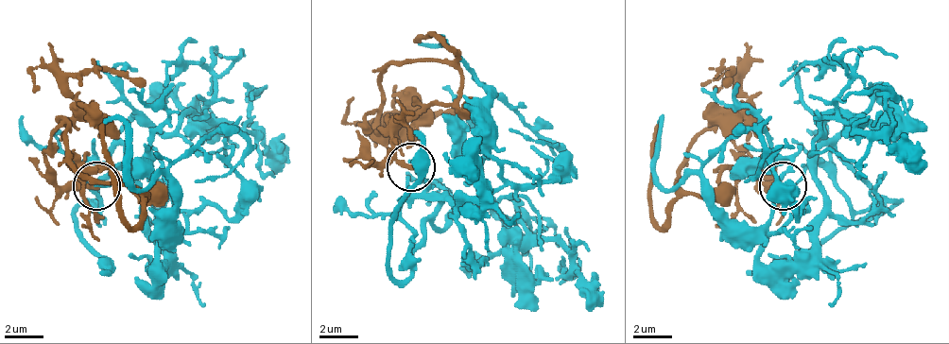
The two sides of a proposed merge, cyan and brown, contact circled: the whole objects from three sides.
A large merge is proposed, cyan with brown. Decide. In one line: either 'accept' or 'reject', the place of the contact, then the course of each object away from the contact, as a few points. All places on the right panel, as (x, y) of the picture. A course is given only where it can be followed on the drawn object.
accept | (783, 186) | cyan via (782, 184), (810, 170), (824, 195), (819, 237), (762, 266), (695, 175), (666, 190), (657, 180), (657, 122) | brown via (782, 184), (724, 170), (714, 199), (685, 195), (657, 223), (651, 214), (657, 122)

